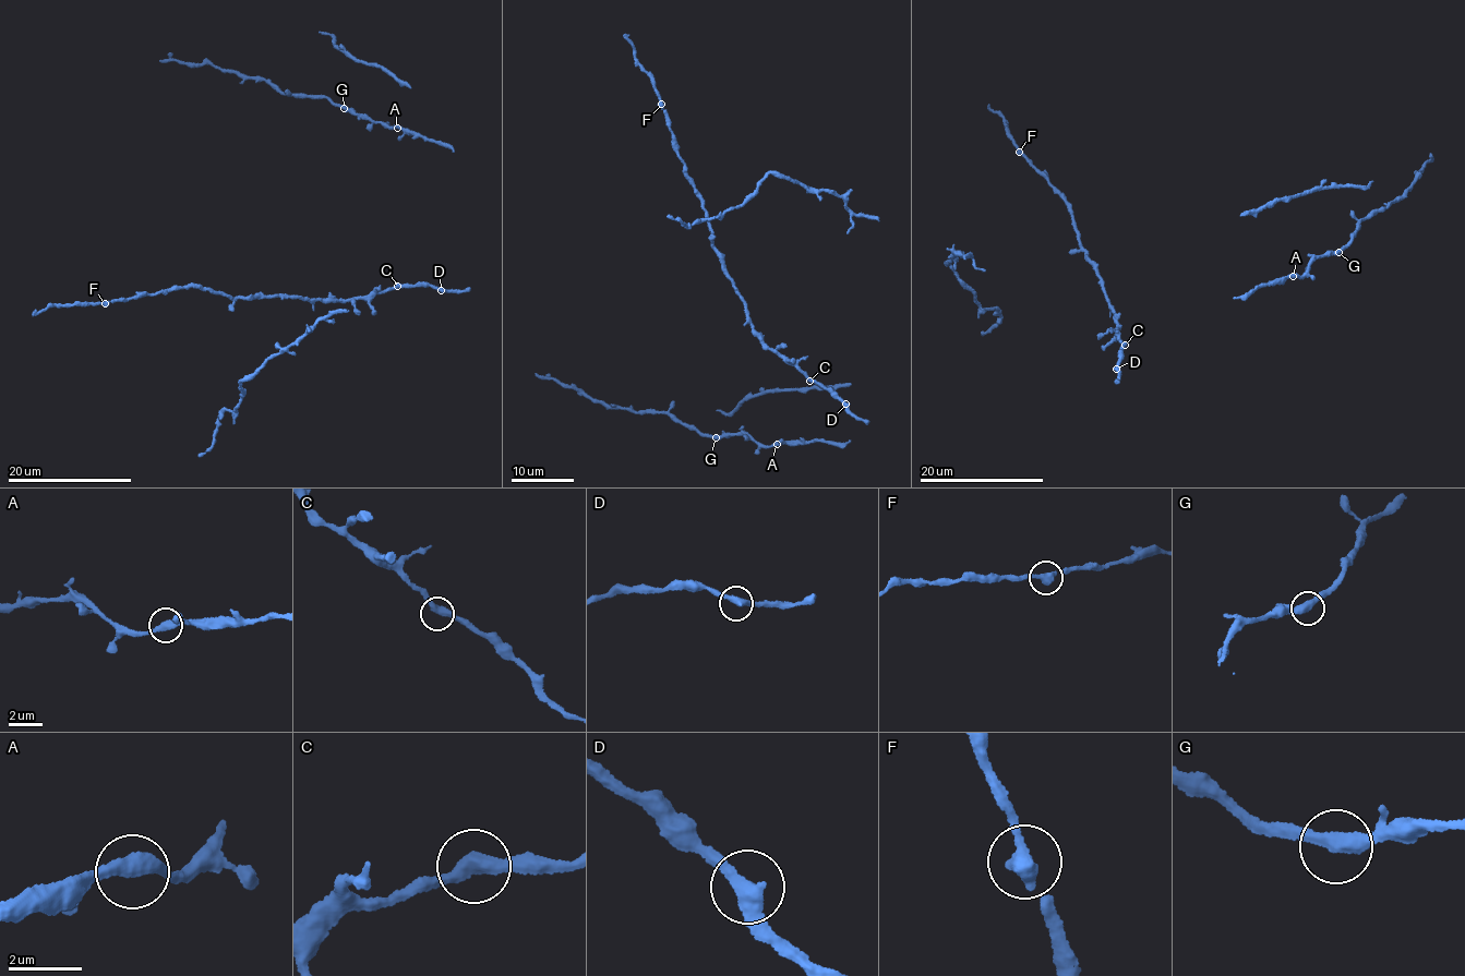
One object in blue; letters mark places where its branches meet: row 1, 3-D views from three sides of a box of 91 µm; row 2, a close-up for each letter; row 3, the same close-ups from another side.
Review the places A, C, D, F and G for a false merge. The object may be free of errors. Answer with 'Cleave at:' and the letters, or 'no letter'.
Cleave at: no letter

